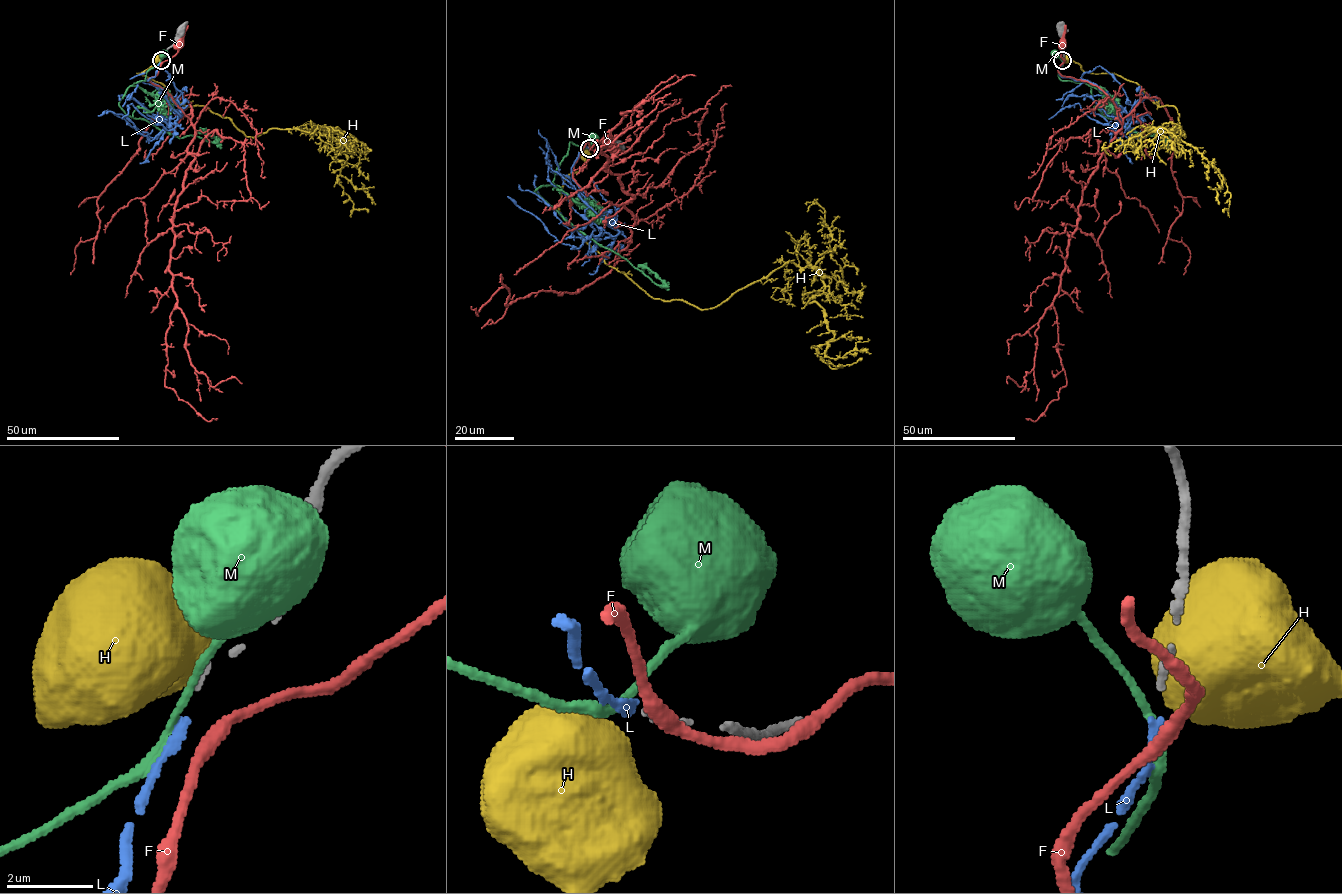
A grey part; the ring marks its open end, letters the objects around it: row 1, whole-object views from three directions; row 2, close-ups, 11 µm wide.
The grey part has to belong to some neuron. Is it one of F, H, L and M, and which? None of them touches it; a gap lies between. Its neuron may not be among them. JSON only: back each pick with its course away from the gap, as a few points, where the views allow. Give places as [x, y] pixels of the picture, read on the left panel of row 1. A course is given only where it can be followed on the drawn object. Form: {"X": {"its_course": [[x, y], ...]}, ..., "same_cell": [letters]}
{"L": {"its_course": [[160, 62], [147, 80], [181, 110], [170, 128], [141, 103], [126, 95], [119, 95], [120, 100]]}, "same_cell": ["L"]}

